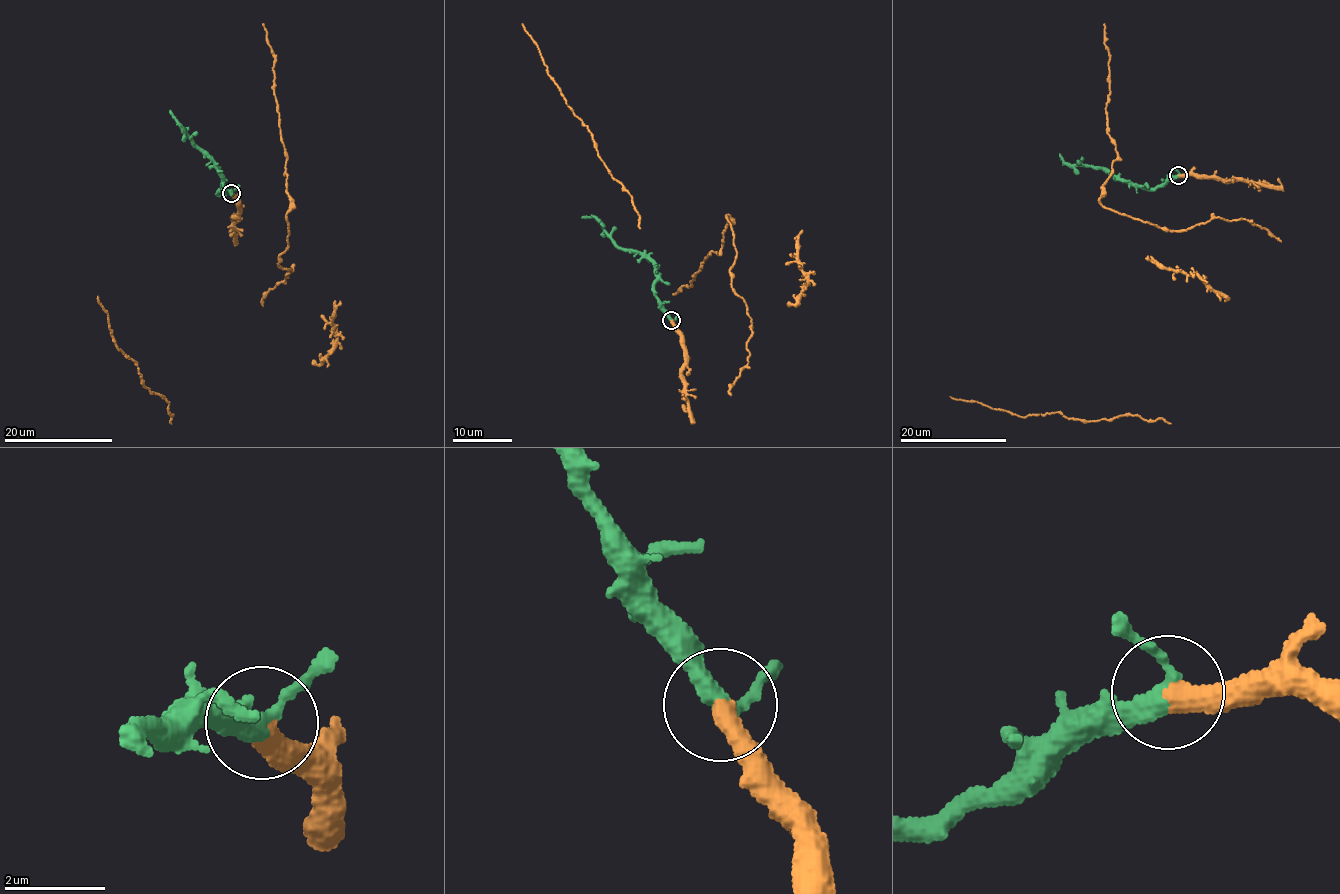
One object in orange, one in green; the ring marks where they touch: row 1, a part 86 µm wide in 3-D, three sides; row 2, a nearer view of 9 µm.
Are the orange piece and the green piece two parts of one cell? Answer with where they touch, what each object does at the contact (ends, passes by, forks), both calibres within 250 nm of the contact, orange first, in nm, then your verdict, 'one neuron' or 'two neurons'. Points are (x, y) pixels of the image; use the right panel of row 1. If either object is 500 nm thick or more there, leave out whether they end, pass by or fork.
at (1178, 175); orange ends there; green passes by; 440 nm thick on the orange side, 320 nm on the other; one neuron

